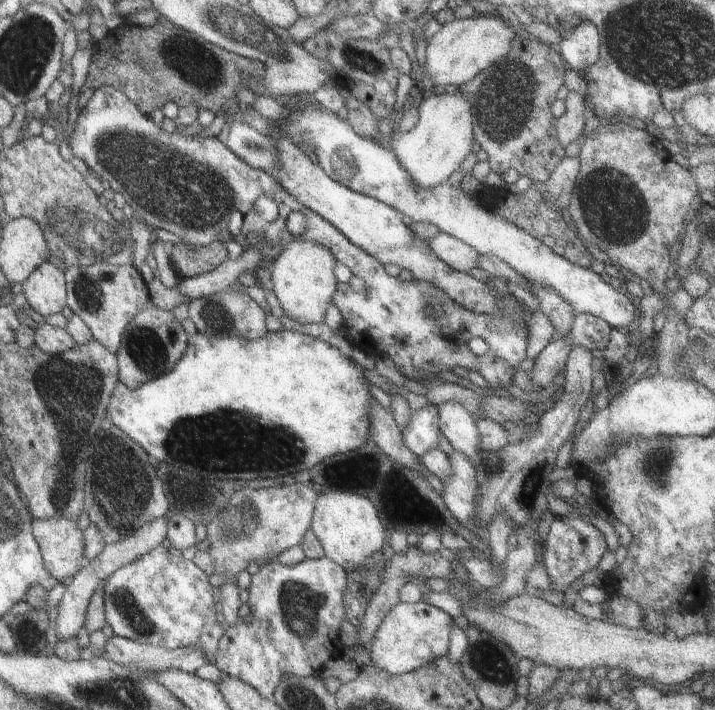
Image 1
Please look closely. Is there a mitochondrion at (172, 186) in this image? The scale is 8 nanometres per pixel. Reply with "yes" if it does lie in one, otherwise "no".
yes

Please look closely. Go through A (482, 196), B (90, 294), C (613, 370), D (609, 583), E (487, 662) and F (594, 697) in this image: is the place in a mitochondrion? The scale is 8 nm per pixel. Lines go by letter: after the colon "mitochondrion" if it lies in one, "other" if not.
A: other
B: mitochondrion
C: other
D: other
E: mitochondrion
F: other

